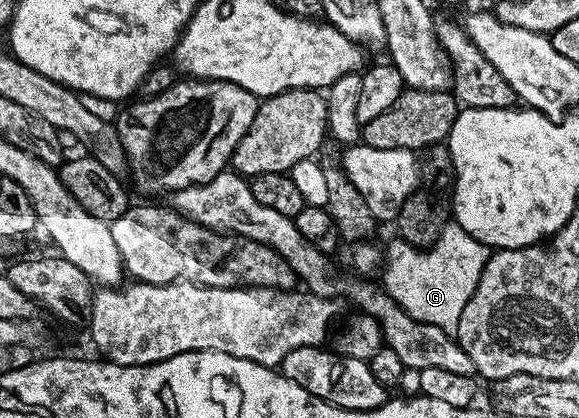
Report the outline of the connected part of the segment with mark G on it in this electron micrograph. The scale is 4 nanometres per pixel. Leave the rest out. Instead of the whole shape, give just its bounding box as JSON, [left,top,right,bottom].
[381,224,491,334]

